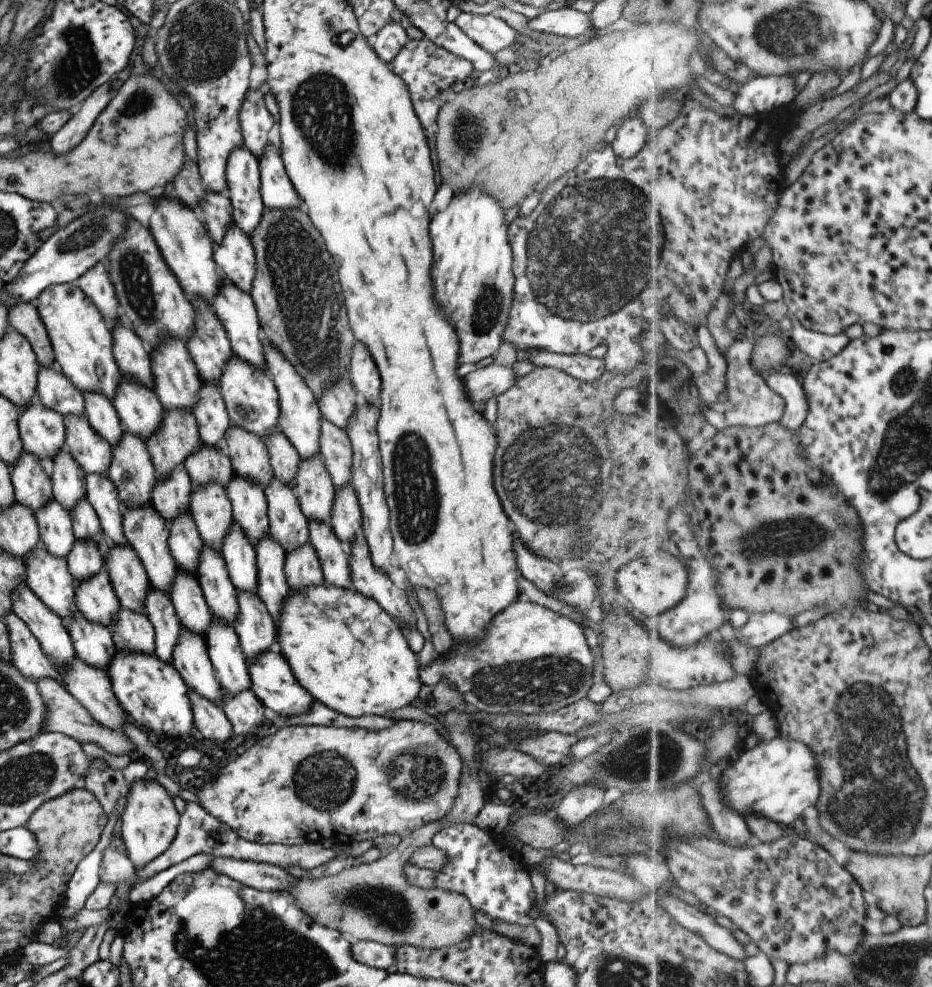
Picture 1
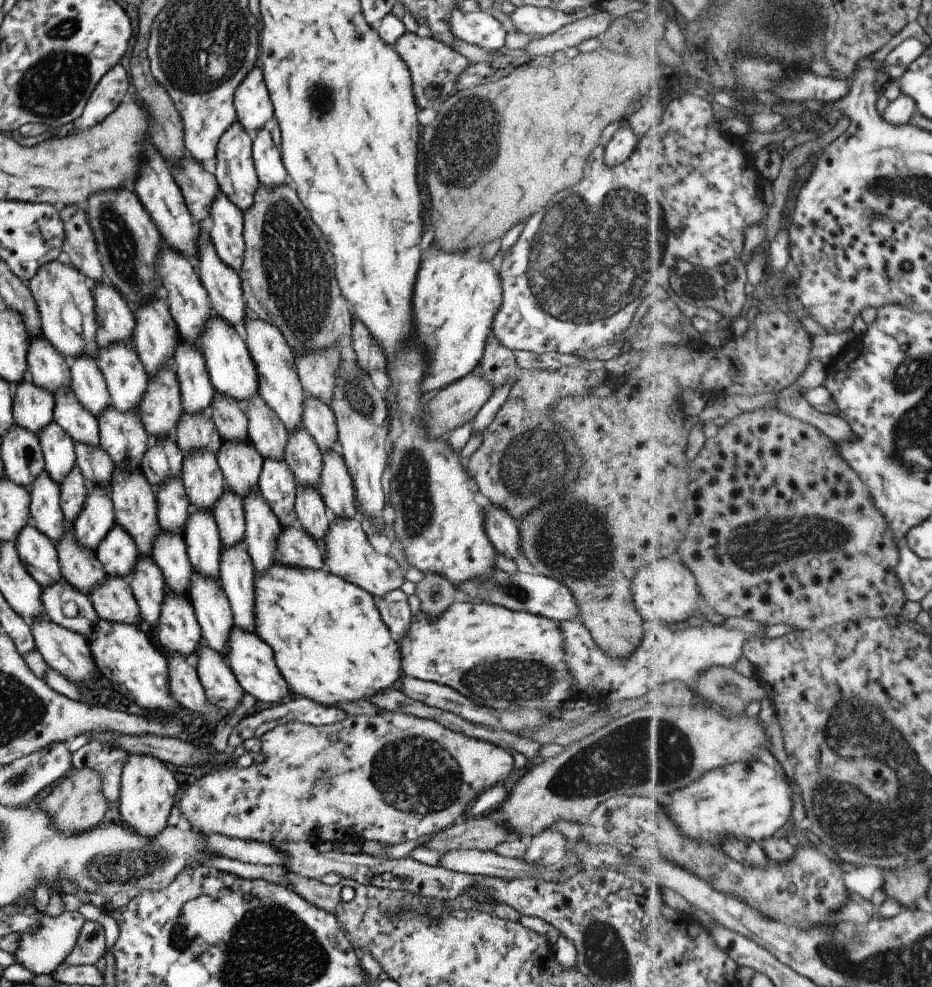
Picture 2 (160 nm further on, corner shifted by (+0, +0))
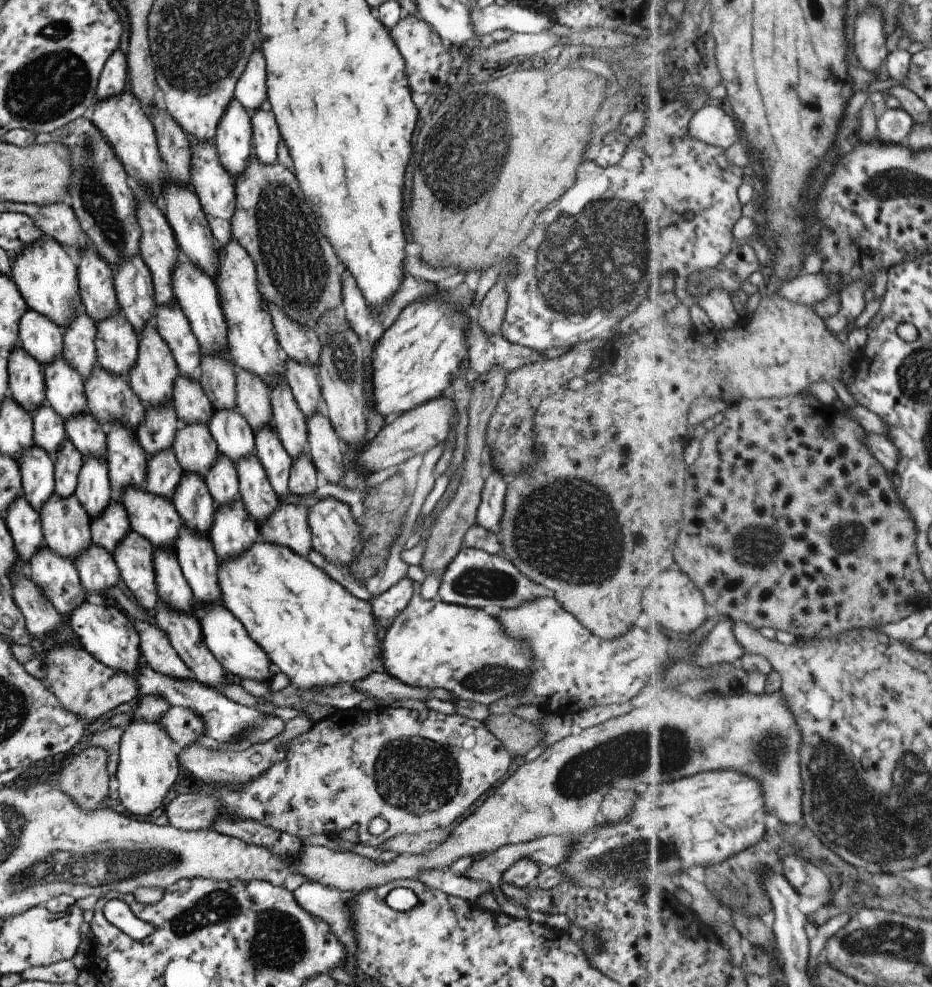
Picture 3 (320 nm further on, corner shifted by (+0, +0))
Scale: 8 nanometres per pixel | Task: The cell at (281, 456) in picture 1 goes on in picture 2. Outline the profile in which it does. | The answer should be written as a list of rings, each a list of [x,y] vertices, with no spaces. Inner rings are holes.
[[[259,393],[252,394],[242,408],[247,417],[247,439],[262,456],[282,459],[287,431],[279,417],[265,404]]]

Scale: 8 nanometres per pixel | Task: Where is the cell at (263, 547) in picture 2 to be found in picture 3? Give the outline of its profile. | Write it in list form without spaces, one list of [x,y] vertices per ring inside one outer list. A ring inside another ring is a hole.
[[[253,452],[235,464],[239,499],[257,525],[275,510],[279,500],[267,480],[265,471]]]

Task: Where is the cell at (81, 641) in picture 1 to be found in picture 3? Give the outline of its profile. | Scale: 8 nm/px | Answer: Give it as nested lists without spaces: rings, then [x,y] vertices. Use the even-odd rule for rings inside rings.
[[[45,544],[31,556],[29,570],[29,578],[42,588],[59,614],[72,613],[81,601],[85,601],[75,562],[53,552]]]

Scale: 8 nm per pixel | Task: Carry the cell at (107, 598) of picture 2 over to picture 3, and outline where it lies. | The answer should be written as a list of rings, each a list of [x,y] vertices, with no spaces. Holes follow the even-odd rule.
[[[89,543],[89,546],[74,558],[74,562],[80,584],[93,594],[90,599],[113,603],[107,596],[102,595],[105,590],[115,586],[120,578],[112,554],[96,544]]]

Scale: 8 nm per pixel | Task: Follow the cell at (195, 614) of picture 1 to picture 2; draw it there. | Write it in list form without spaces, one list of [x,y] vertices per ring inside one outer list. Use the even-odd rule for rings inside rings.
[[[159,531],[153,537],[150,557],[161,571],[167,593],[177,593],[188,598],[189,577],[193,570],[182,536]]]

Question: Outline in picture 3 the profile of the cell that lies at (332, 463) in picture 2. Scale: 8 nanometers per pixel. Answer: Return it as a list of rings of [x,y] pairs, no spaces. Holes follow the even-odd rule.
[[[324,410],[312,412],[306,419],[307,454],[316,470],[323,473],[327,483],[337,484],[343,475],[343,456],[338,436]]]

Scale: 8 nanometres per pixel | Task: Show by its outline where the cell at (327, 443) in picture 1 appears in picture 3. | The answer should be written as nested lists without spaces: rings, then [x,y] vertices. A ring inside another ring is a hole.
[[[287,358],[284,360],[283,376],[305,419],[312,412],[322,409],[320,384],[315,367]]]

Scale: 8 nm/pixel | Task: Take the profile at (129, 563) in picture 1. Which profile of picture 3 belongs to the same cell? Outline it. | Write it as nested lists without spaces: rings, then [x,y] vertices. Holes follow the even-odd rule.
[[[111,499],[107,506],[89,521],[90,542],[111,552],[130,529],[124,508]]]

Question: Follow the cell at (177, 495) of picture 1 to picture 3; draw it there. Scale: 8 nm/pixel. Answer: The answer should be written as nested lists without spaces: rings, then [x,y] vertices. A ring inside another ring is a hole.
[[[171,400],[143,408],[144,417],[133,431],[145,456],[150,457],[161,449],[171,448],[175,431],[183,426],[183,422],[176,417]]]

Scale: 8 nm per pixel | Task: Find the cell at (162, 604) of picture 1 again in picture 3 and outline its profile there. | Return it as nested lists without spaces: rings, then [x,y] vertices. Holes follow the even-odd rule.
[[[131,529],[110,552],[121,580],[133,594],[135,602],[149,614],[153,613],[157,602],[152,552],[150,542]]]

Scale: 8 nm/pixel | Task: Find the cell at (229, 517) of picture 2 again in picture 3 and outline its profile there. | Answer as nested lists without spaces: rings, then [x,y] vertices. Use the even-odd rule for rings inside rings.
[[[218,452],[213,464],[204,474],[204,483],[216,505],[239,499],[234,462]]]

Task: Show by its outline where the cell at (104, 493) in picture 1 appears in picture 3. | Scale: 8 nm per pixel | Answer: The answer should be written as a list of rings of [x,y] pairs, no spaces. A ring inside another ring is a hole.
[[[88,412],[67,417],[63,426],[66,438],[83,455],[104,456],[105,428]]]

